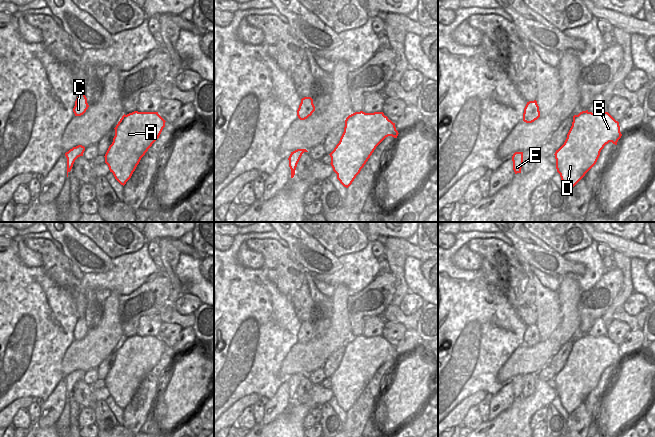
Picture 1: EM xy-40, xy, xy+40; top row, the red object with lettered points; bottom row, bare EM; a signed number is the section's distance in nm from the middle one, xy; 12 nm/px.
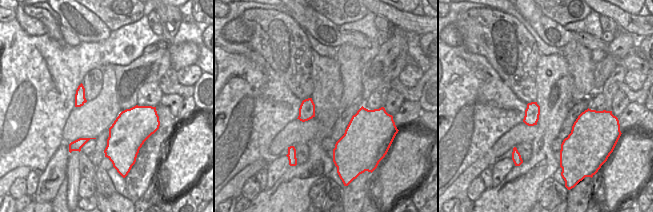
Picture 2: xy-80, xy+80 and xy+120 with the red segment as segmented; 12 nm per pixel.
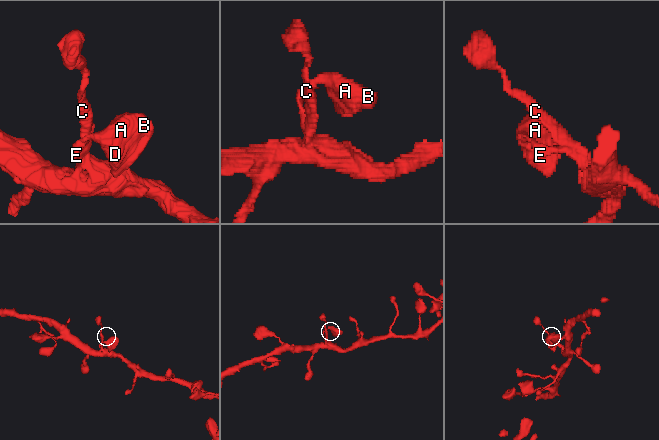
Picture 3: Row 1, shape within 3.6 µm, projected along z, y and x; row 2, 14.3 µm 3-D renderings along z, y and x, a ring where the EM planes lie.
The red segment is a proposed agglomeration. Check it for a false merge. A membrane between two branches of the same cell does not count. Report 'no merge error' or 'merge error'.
no merge error

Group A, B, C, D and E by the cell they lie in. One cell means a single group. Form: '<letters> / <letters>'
A B C D E

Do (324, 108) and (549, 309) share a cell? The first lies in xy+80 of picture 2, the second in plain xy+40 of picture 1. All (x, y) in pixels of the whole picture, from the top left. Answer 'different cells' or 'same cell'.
same cell

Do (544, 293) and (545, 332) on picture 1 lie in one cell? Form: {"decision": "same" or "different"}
{"decision": "same"}

